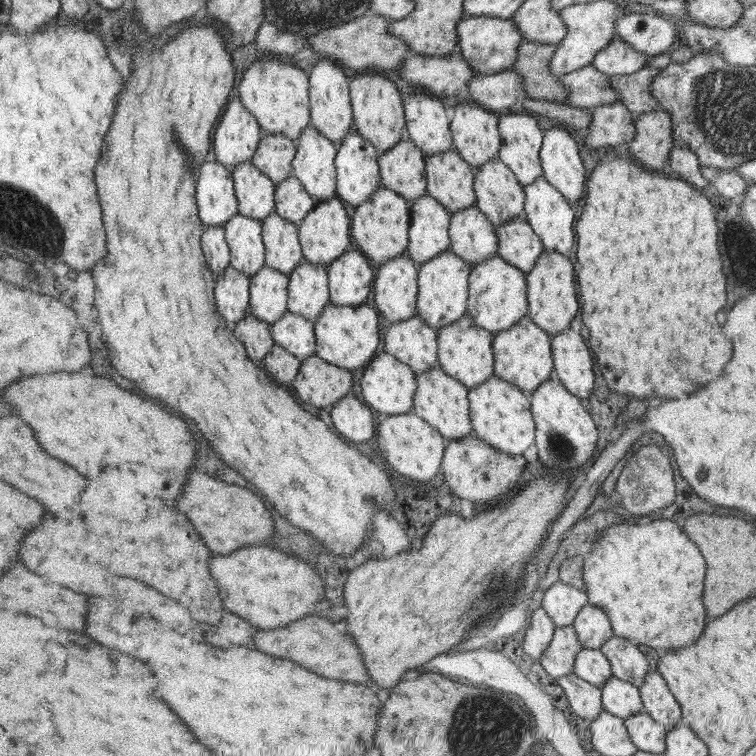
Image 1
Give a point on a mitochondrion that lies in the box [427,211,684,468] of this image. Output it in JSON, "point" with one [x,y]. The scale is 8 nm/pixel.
{"point":[559,447]}

